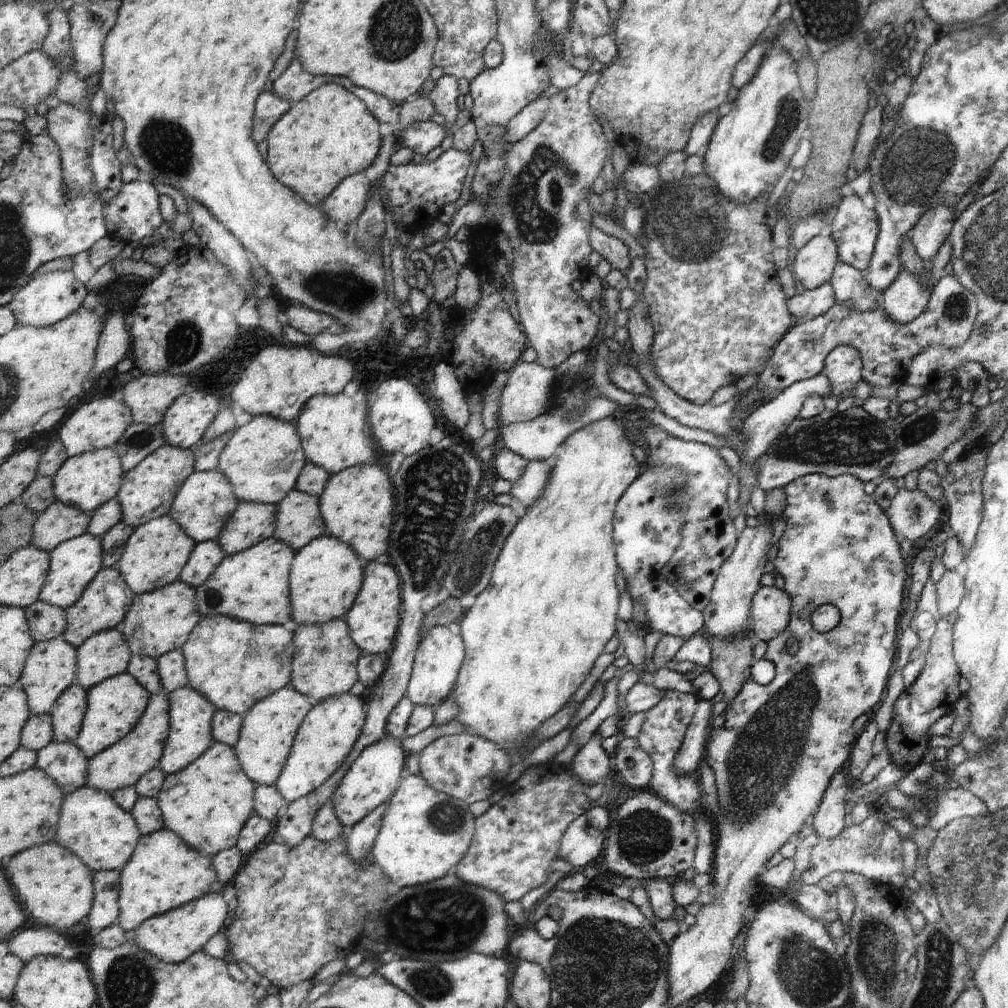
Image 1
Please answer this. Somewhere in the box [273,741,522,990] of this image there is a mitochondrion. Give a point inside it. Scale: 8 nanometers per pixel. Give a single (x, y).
(465, 912)

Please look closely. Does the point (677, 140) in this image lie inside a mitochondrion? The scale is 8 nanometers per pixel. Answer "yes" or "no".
no

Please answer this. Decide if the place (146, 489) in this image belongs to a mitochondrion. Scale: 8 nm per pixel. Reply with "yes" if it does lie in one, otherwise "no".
no

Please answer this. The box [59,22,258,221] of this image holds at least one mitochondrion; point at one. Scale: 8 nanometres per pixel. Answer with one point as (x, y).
(166, 146)

